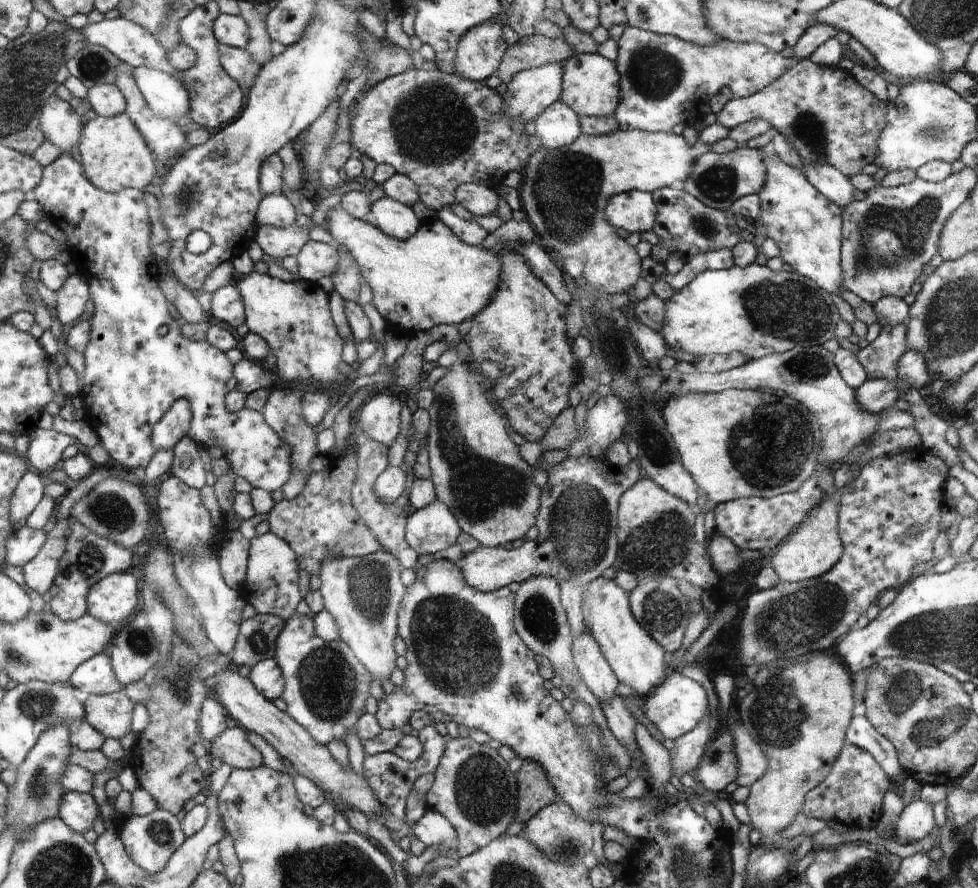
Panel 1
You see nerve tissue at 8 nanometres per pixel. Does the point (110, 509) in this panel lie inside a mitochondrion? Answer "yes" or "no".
yes

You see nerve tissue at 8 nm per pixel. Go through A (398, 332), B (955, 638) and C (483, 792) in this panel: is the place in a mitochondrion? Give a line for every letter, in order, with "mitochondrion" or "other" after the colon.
A: other
B: mitochondrion
C: mitochondrion

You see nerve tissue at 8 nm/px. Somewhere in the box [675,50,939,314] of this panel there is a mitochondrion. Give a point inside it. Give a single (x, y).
(808, 128)

